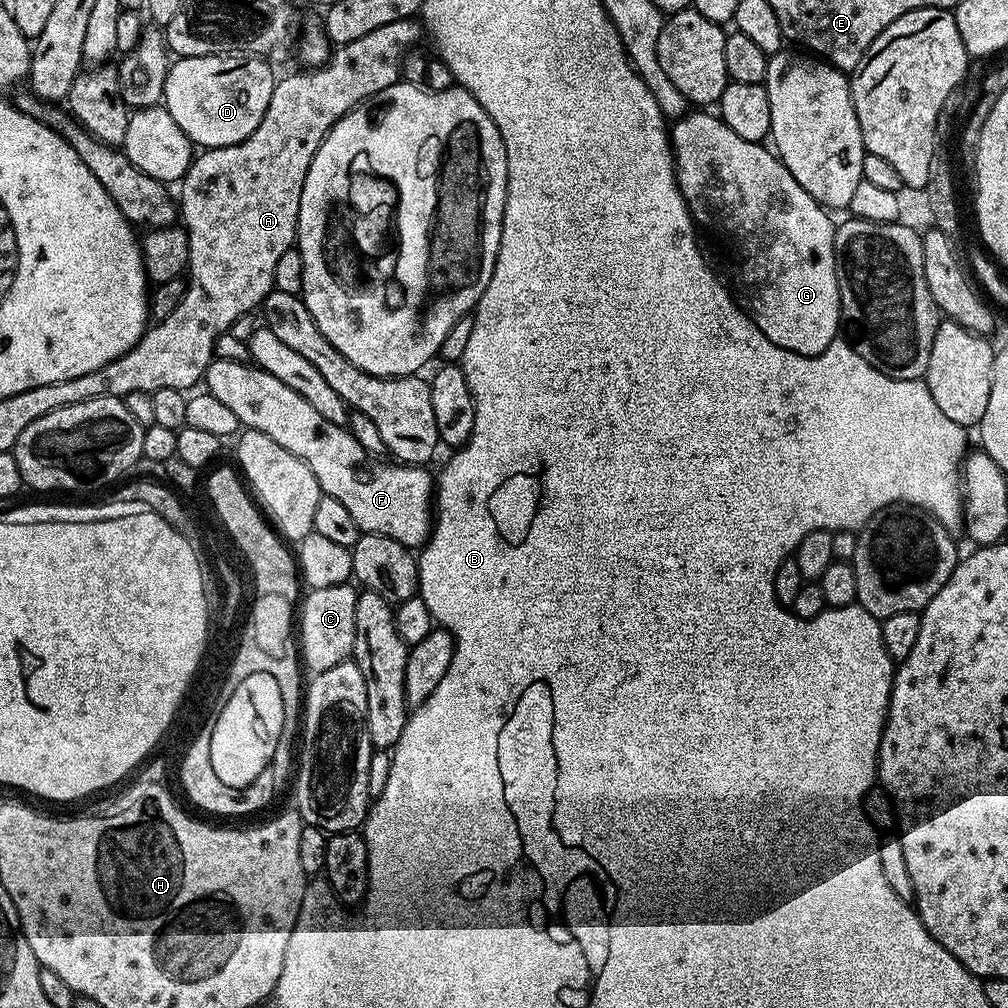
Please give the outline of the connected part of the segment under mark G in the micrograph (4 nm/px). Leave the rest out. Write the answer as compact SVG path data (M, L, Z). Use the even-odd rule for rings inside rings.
M689 111L671 125L670 143L672 145L672 158L676 165L676 185L680 187L680 193L684 195L684 200L688 204L688 211L692 213L693 221L697 225L713 224L718 231L724 232L725 238L728 239L728 244L732 247L732 256L736 259L736 284L740 287L741 296L739 296L739 299L742 301L748 316L758 326L758 330L762 330L762 334L766 334L766 338L770 338L770 342L774 342L774 346L797 352L803 356L816 356L832 345L832 341L837 339L842 328L840 322L840 291L838 290L838 278L836 277L836 251L834 250L837 225L832 224L831 218L828 217L831 216L829 209L816 203L813 196L806 194L806 190L802 190L802 186L798 186L794 174L790 174L790 170L786 170L786 166L780 161L775 151L768 149L767 152L763 143L755 144L754 142L746 142L746 138L738 138L738 134L734 134L734 130L730 130L730 126L726 126L719 115L712 113L711 116L708 112L711 111Z

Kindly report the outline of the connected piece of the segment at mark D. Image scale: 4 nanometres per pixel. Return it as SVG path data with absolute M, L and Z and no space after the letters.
M243 54L177 59L165 78L163 107L193 145L201 149L234 146L254 134L270 106L270 94L277 81L277 77L272 76L272 68L269 61L259 56Z

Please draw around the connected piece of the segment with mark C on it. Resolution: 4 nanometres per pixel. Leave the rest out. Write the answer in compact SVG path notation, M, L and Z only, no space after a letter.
M347 583L314 588L307 594L309 596L304 600L304 609L298 612L298 652L303 667L315 674L330 670L330 666L338 666L352 656L352 647L356 641L354 606L358 592L351 583Z

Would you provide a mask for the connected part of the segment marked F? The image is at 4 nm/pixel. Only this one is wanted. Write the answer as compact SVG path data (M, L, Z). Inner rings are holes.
M213 359L204 371L202 384L206 391L218 398L218 402L224 403L229 410L234 410L245 429L253 428L265 432L267 436L274 438L274 442L278 442L278 446L302 458L302 462L306 462L306 466L314 470L314 478L318 478L321 493L330 498L338 498L338 502L342 502L342 506L346 506L348 513L354 517L354 522L358 522L361 533L373 532L379 536L394 538L394 542L404 544L409 550L419 549L427 541L434 523L434 476L427 472L427 467L400 462L383 464L383 459L369 456L368 451L352 437L347 427L326 422L326 418L322 418L322 414L318 414L318 410L314 410L314 406L310 406L306 398L290 390L286 382L278 382L274 374L251 363Z

